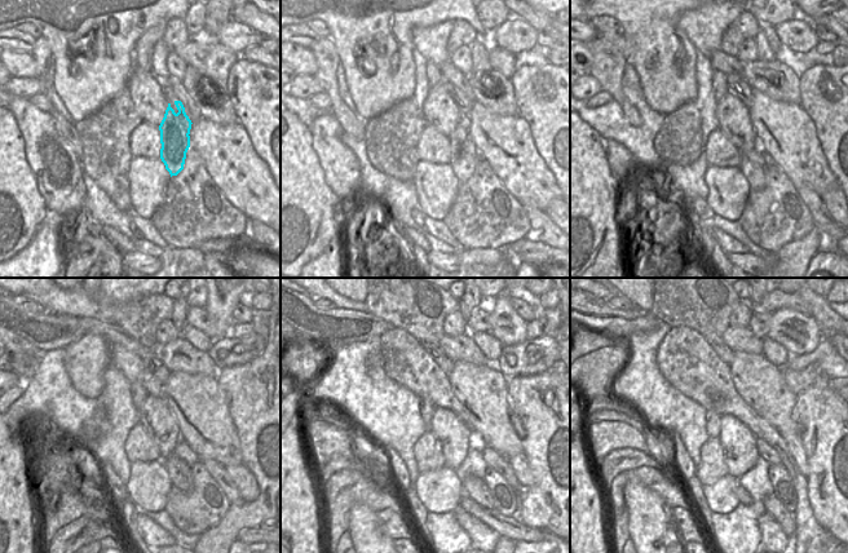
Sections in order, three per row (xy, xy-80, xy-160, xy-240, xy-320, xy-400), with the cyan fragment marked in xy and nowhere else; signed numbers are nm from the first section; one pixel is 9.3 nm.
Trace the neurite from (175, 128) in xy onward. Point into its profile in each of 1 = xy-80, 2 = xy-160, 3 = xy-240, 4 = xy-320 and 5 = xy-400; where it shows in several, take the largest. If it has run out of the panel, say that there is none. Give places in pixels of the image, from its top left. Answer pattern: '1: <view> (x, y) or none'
1: xy-80 (463, 158)
2: xy-160 (752, 166)
3: xy-240 (180, 473)
4: xy-320 (476, 489)
5: xy-400 (772, 504)

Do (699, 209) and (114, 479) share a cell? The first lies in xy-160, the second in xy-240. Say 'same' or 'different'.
same

